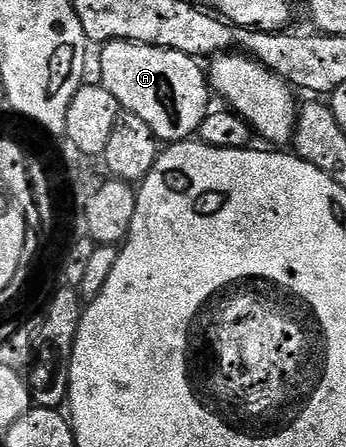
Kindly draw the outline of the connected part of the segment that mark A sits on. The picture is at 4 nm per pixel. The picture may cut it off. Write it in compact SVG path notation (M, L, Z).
M111 40L102 45L100 52L103 53L99 56L98 79L103 88L117 98L122 111L137 114L137 118L143 119L161 142L190 140L198 133L201 122L212 107L213 93L209 87L208 73L196 57L168 48L154 48L151 44L134 44L132 40Z

